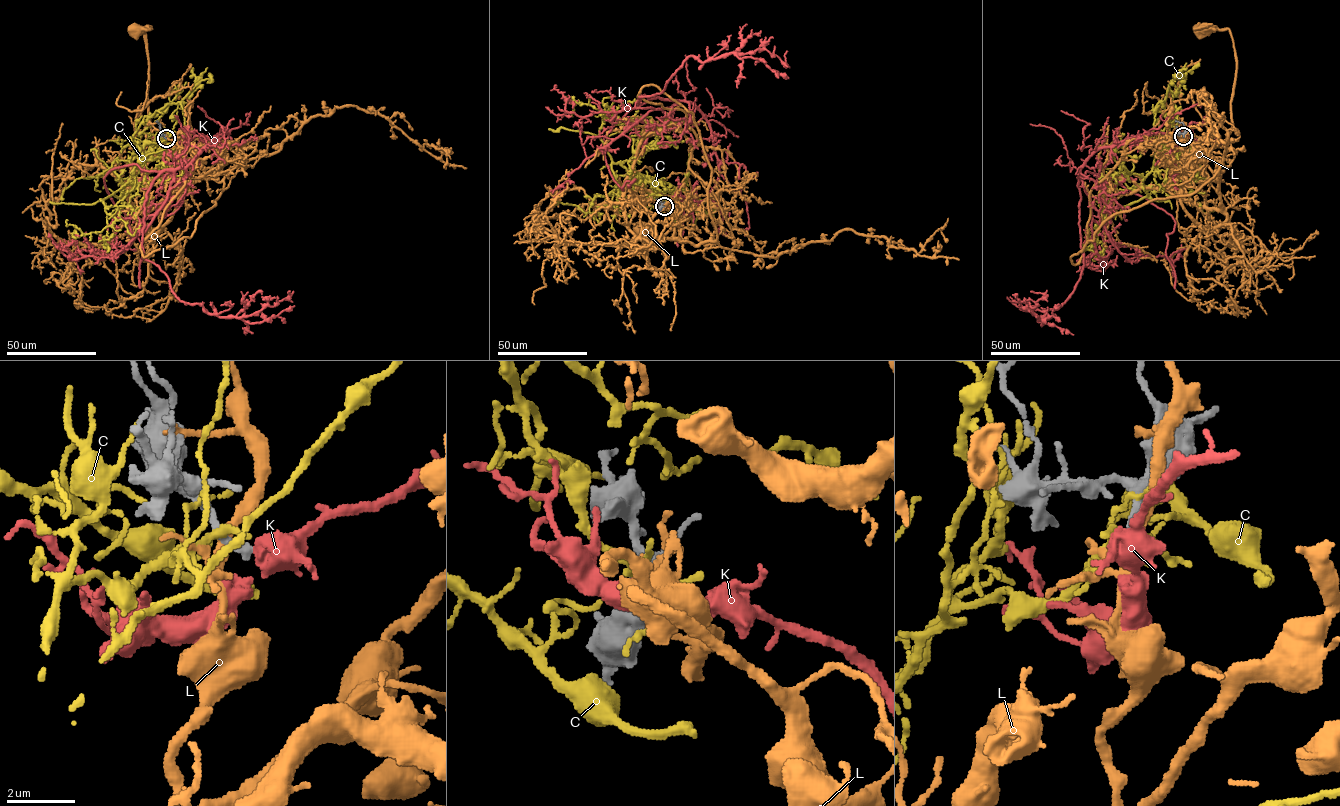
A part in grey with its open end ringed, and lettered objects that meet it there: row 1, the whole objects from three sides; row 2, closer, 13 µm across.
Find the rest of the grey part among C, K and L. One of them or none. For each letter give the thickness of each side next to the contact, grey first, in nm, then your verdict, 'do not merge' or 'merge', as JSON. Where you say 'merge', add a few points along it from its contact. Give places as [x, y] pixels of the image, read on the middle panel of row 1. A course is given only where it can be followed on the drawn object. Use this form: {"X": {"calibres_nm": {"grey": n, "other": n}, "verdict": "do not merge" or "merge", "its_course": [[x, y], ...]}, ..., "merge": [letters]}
{"C": {"calibres_nm": {"grey": 340, "other": 200}, "verdict": "do not merge"}, "K": {"calibres_nm": {"grey": 280, "other": 440}, "verdict": "merge"}, "L": {"calibres_nm": {"grey": 360, "other": 300}, "verdict": "do not merge"}, "merge": ["K"]}

